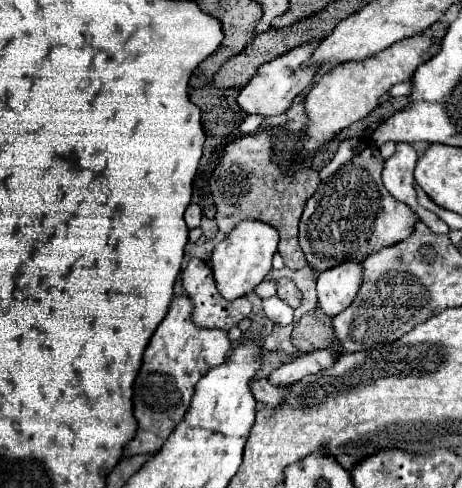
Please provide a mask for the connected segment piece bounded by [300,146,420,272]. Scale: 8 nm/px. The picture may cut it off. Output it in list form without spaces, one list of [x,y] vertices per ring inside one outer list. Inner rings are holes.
[[[368,146],[364,148],[356,158],[352,158],[350,162],[342,164],[338,168],[336,174],[332,174],[330,178],[326,178],[318,190],[308,198],[306,206],[304,206],[304,214],[300,220],[300,246],[306,254],[306,260],[318,270],[326,270],[332,268],[336,264],[342,264],[346,260],[356,260],[362,262],[366,256],[378,252],[384,246],[392,246],[398,244],[402,240],[406,240],[410,236],[410,232],[414,230],[414,224],[420,220],[416,216],[416,212],[406,206],[404,202],[396,200],[380,182],[380,172],[384,166],[384,158],[380,156],[380,150],[376,146]],[[316,202],[326,202],[330,208],[334,208],[334,212],[316,212]]]

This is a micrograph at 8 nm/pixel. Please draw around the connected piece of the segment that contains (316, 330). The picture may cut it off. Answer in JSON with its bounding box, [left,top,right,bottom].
[292,308,336,354]

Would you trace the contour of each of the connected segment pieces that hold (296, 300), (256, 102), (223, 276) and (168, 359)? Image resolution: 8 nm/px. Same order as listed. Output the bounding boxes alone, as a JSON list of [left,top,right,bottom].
[[276,278,302,308],[238,40,320,116],[212,220,280,300],[122,296,230,460]]

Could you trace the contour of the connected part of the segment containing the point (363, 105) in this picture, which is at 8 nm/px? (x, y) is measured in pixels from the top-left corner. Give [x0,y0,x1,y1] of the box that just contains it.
[302,34,434,154]

